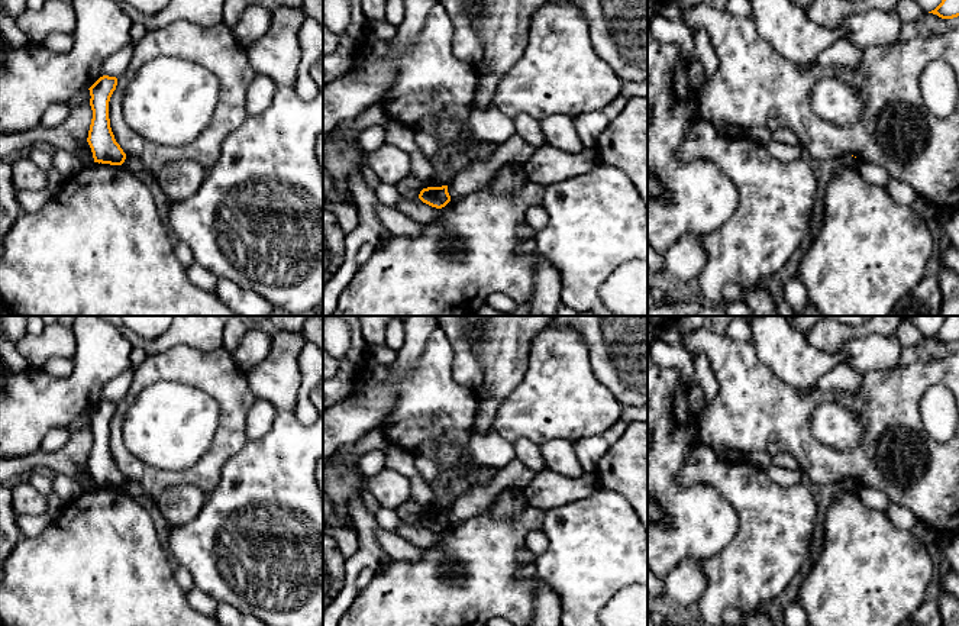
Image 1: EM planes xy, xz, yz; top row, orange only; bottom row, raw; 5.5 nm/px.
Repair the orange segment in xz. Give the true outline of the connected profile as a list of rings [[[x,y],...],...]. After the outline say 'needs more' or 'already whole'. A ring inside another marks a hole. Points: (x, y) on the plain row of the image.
[[[448,510],[423,513],[419,523],[436,533],[442,533],[451,526]]]; already whole

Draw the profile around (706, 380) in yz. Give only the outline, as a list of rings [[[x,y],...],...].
[[[705,355],[695,356],[692,358],[692,362],[695,368],[697,384],[704,391],[705,403],[713,401],[719,391],[719,384],[707,356]]]

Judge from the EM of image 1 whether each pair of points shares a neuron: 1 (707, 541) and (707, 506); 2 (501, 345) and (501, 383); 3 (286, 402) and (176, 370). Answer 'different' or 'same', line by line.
1: same
2: same
3: different

